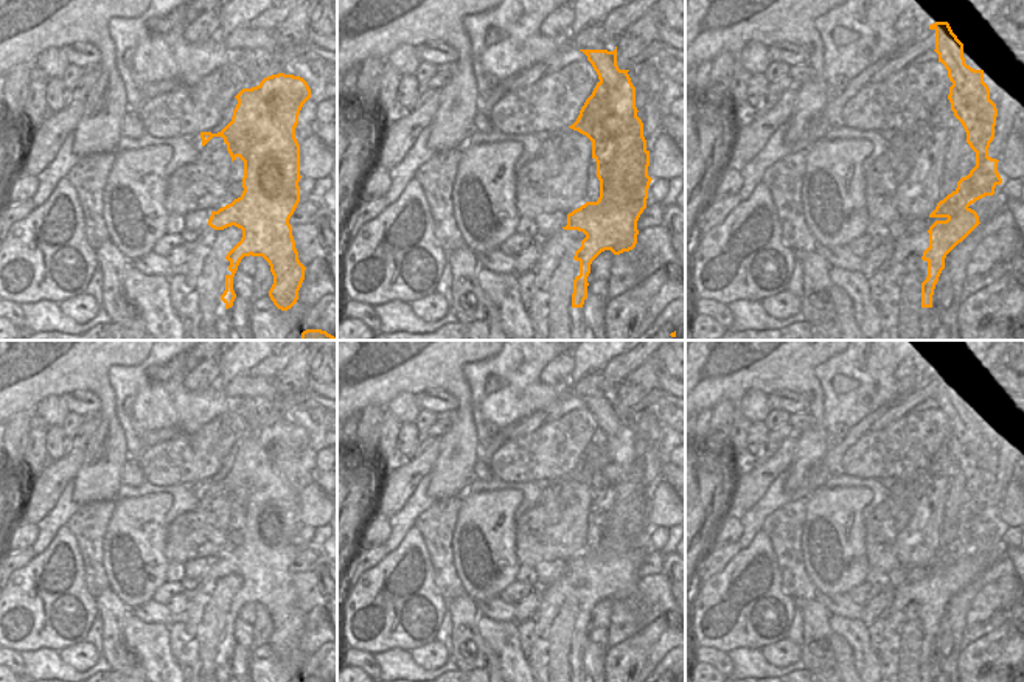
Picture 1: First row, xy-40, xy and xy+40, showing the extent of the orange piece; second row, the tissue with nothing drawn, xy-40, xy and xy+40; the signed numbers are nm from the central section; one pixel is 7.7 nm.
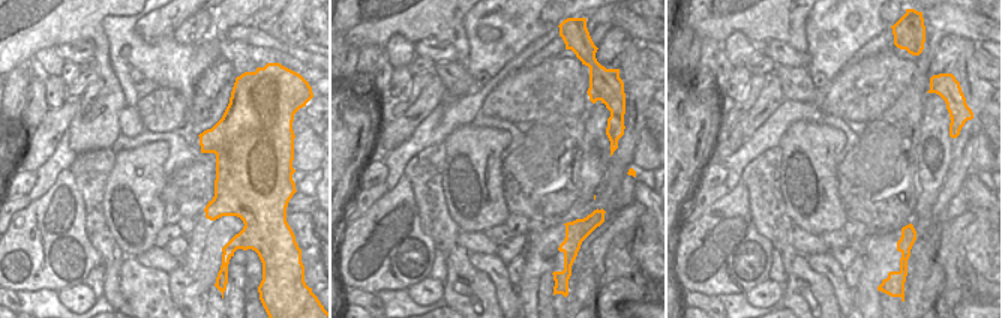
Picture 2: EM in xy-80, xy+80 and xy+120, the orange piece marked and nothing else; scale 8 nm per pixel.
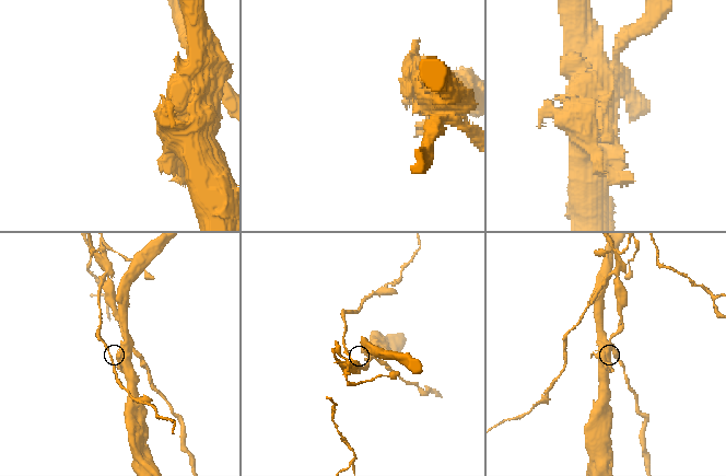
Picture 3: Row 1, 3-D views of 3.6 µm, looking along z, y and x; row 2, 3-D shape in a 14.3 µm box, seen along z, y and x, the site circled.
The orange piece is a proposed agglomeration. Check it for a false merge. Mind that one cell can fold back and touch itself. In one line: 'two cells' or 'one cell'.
two cells

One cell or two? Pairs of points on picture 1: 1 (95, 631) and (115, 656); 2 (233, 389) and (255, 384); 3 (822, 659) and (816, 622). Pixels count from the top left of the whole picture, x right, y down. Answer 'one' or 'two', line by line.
1: two
2: one
3: one

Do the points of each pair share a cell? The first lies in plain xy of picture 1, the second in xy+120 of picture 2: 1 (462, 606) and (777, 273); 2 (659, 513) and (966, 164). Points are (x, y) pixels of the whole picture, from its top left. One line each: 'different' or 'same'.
1: different
2: different

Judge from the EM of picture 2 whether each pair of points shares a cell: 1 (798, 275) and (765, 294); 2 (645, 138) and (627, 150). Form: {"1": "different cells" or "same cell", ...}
{"1": "different cells", "2": "different cells"}

